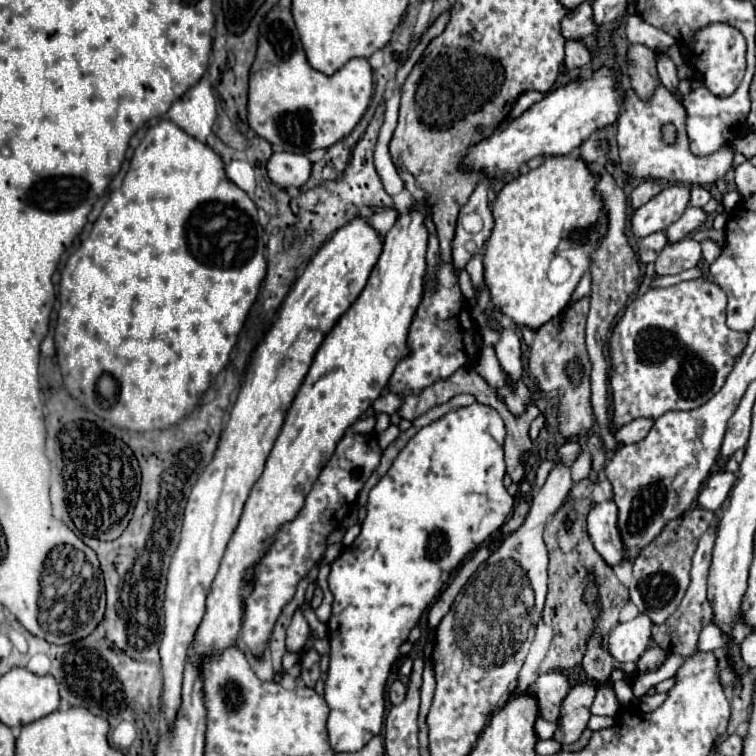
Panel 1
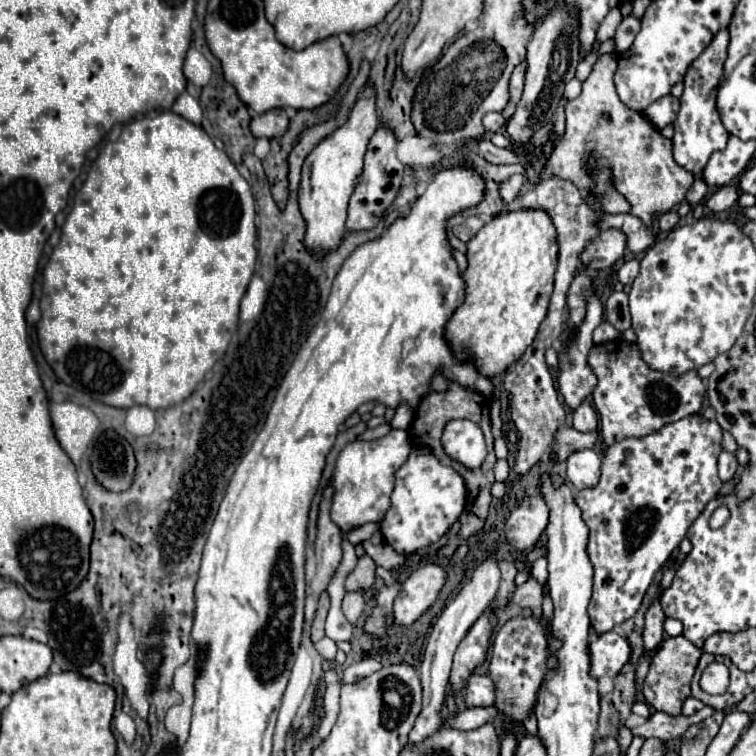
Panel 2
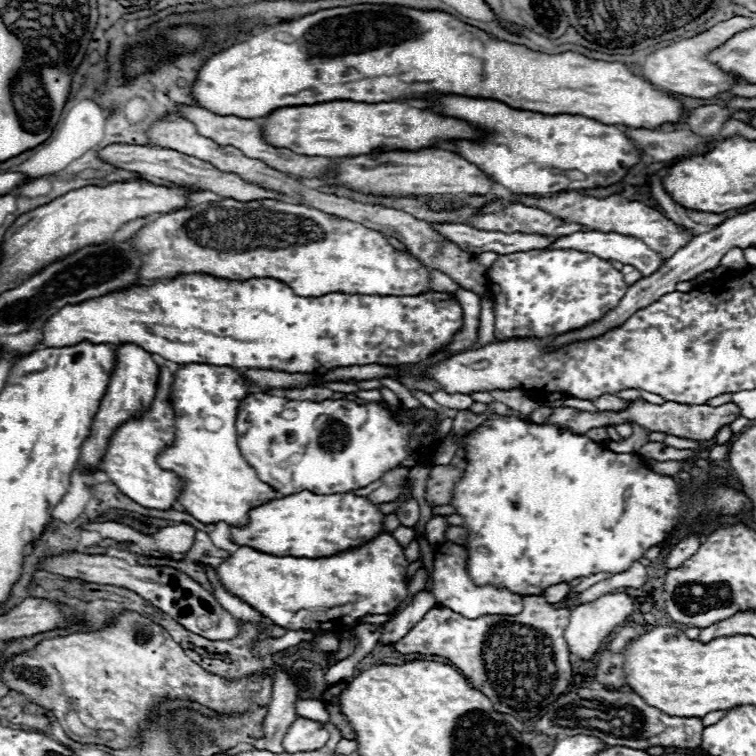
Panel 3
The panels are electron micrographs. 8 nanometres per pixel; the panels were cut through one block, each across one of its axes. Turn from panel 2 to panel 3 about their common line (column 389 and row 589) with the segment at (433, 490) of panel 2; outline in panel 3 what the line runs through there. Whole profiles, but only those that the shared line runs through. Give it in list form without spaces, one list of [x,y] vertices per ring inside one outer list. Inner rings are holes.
[[[492,414],[482,426],[478,426],[476,430],[468,432],[462,440],[466,444],[466,472],[462,476],[462,480],[456,484],[454,488],[454,500],[450,502],[452,506],[456,506],[458,514],[466,518],[466,522],[462,524],[464,528],[468,528],[470,538],[466,542],[468,548],[468,572],[472,576],[472,580],[482,586],[482,584],[500,584],[520,596],[532,596],[532,594],[544,594],[544,590],[552,584],[560,584],[560,582],[572,582],[580,576],[590,576],[590,574],[598,574],[598,572],[608,572],[608,574],[620,574],[630,570],[630,566],[634,562],[638,562],[640,558],[644,558],[644,554],[648,552],[648,548],[658,546],[660,542],[664,542],[668,536],[672,536],[678,528],[682,526],[706,526],[706,524],[718,524],[724,522],[726,518],[738,518],[740,514],[746,514],[752,510],[752,502],[744,492],[738,492],[736,488],[732,488],[730,484],[718,480],[718,478],[708,478],[704,480],[704,484],[696,486],[696,488],[688,488],[688,490],[680,490],[674,482],[674,478],[670,476],[662,476],[652,472],[640,456],[636,454],[616,454],[612,450],[608,450],[602,444],[596,444],[594,440],[590,440],[588,436],[580,436],[580,434],[572,434],[568,430],[560,430],[558,426],[546,426],[546,424],[534,424],[534,422],[524,422],[520,418],[514,416],[500,416],[500,414]]]

